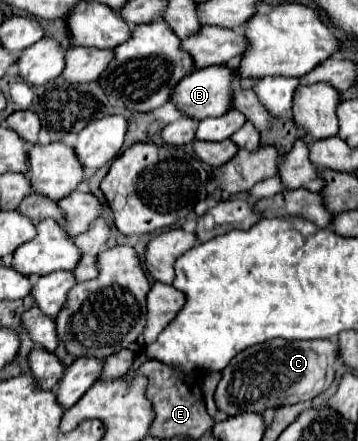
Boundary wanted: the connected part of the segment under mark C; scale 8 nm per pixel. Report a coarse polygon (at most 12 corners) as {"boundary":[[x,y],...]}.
{"boundary":[[271,340],[239,352],[215,390],[225,416],[313,400],[335,342]]}

